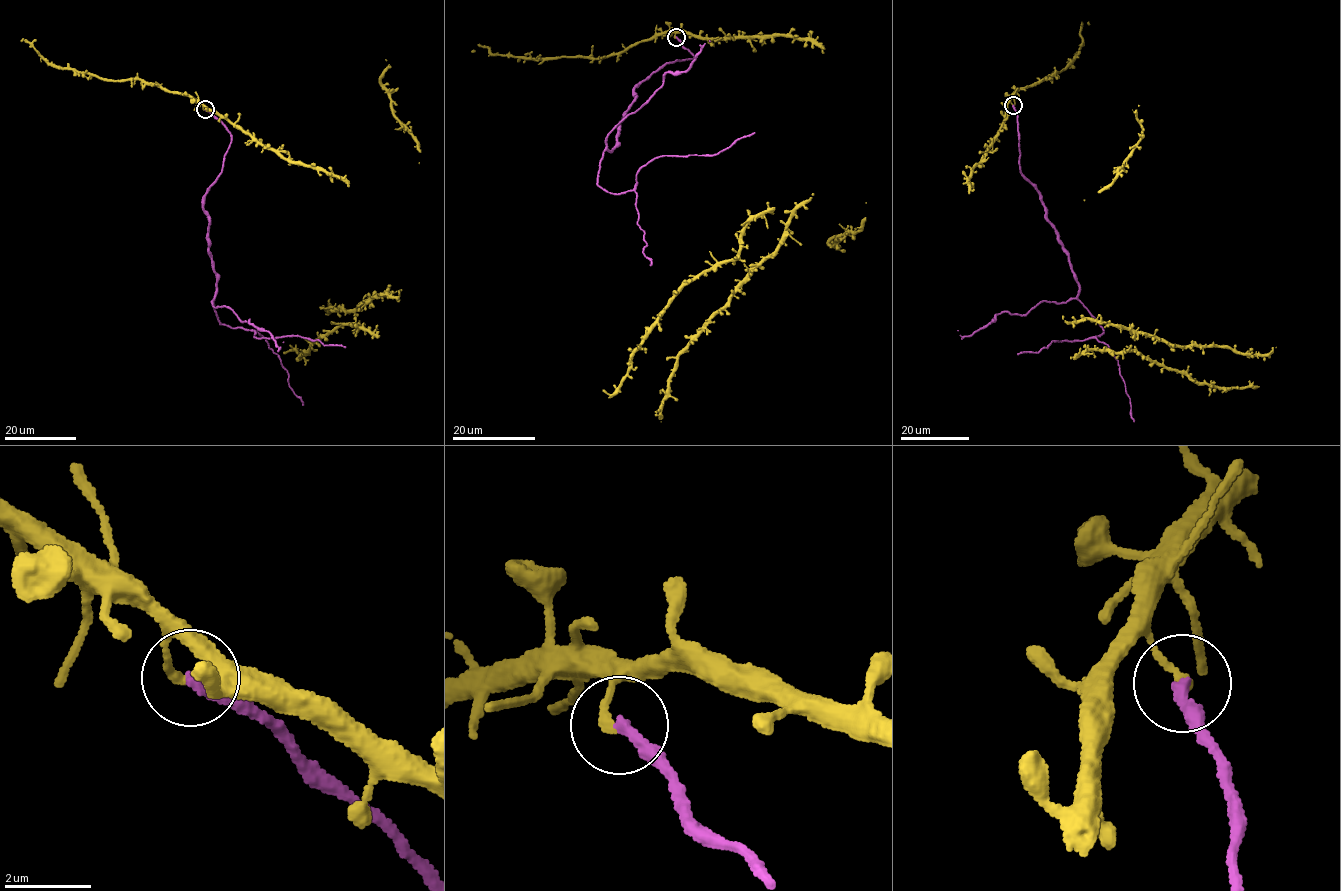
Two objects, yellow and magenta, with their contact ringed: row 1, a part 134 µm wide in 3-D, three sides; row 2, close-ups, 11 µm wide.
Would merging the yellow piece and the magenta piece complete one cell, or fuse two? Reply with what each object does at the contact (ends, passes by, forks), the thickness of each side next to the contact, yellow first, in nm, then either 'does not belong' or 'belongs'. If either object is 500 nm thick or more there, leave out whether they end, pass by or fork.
yellow ends; magenta ends; calibres 200 and 280 nm; does not belong

